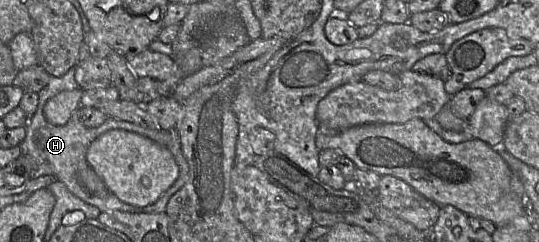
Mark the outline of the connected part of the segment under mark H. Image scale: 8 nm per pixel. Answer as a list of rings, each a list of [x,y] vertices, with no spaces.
[[[72,67],[65,75],[61,77],[55,77],[51,75],[48,85],[37,93],[39,96],[39,102],[35,114],[26,119],[26,123],[24,125],[26,129],[26,136],[22,143],[19,145],[21,149],[21,155],[31,157],[32,169],[34,169],[35,171],[43,167],[53,167],[54,173],[51,174],[51,176],[53,176],[54,179],[62,182],[73,195],[75,195],[82,201],[97,207],[101,212],[117,210],[126,212],[144,212],[151,214],[165,213],[166,206],[170,197],[184,184],[184,176],[182,172],[179,173],[179,177],[175,181],[175,183],[159,198],[156,203],[153,203],[146,207],[138,207],[127,204],[121,201],[111,192],[105,197],[94,196],[80,184],[78,180],[79,166],[82,162],[84,162],[84,160],[86,160],[86,152],[90,144],[97,137],[109,130],[114,129],[127,130],[140,134],[142,136],[146,136],[147,130],[155,129],[149,129],[132,122],[109,116],[105,120],[105,122],[98,127],[86,127],[79,121],[77,110],[73,113],[72,117],[65,125],[54,125],[49,123],[43,112],[46,102],[62,91],[74,90],[77,88],[78,84],[75,80],[75,67]]]

